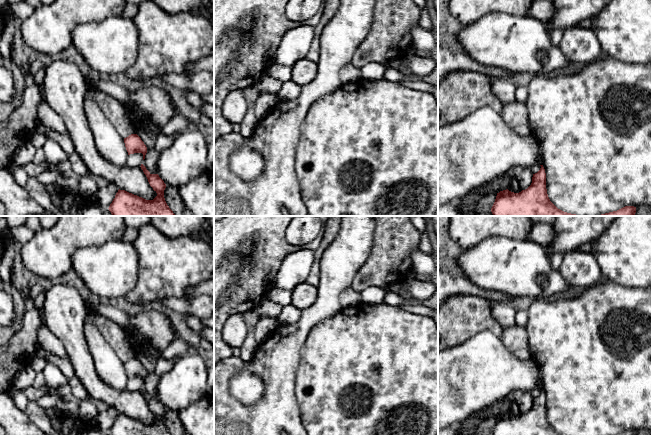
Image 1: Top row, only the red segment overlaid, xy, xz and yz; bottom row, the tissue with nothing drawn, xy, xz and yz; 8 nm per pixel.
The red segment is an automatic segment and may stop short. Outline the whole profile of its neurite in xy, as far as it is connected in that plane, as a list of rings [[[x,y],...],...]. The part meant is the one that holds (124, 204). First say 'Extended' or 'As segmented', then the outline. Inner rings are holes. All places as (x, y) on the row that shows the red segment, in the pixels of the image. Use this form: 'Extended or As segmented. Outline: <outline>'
As segmented. Outline: [[[143,164],[140,167],[157,196],[153,200],[146,200],[119,189],[108,208],[111,214],[113,216],[175,216],[164,198],[166,188],[164,181],[158,174],[151,174]]]

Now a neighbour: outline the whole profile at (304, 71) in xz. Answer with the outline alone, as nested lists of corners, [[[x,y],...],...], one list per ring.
[[[306,57],[294,63],[291,80],[299,86],[309,84],[317,74],[317,63],[308,60]]]

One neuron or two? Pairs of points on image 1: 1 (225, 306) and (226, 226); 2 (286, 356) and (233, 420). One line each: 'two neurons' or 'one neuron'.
1: one neuron
2: one neuron

